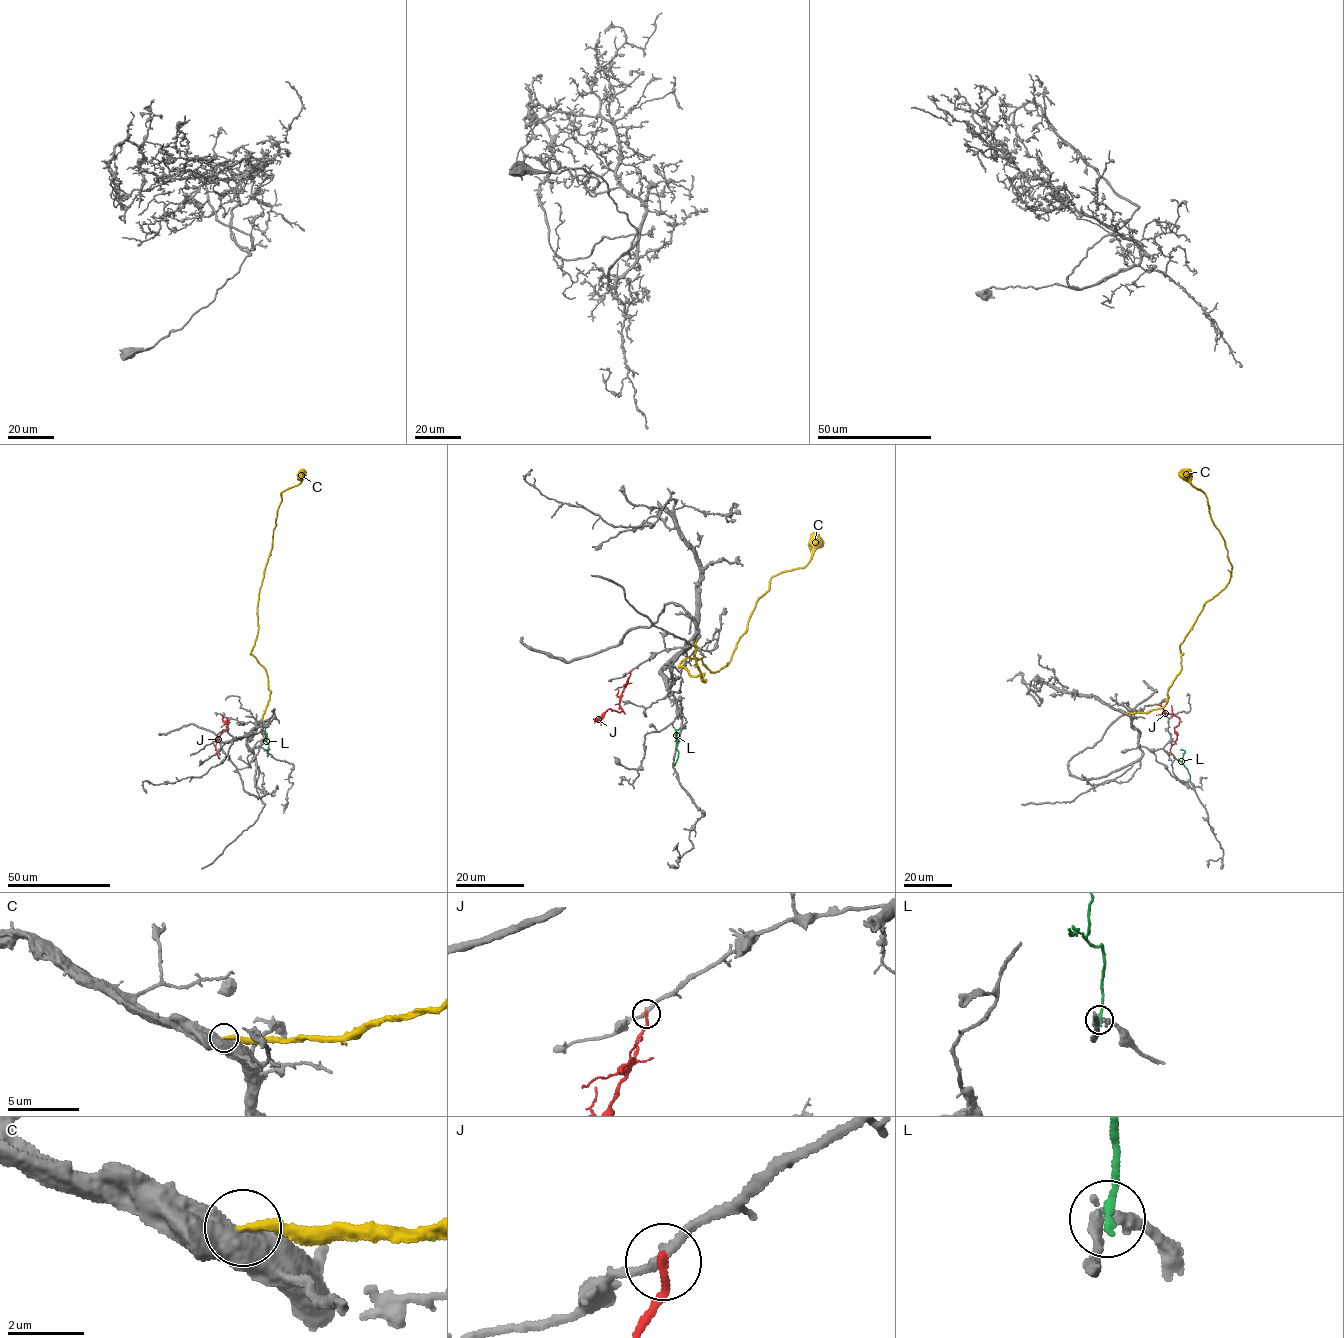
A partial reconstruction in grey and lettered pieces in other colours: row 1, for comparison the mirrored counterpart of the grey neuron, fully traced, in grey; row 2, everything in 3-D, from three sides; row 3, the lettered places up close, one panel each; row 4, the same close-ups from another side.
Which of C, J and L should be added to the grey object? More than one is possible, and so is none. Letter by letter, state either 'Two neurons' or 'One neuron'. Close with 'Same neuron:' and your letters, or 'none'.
C: Two neurons
J: One neuron
L: Two neurons
Same neuron: J

